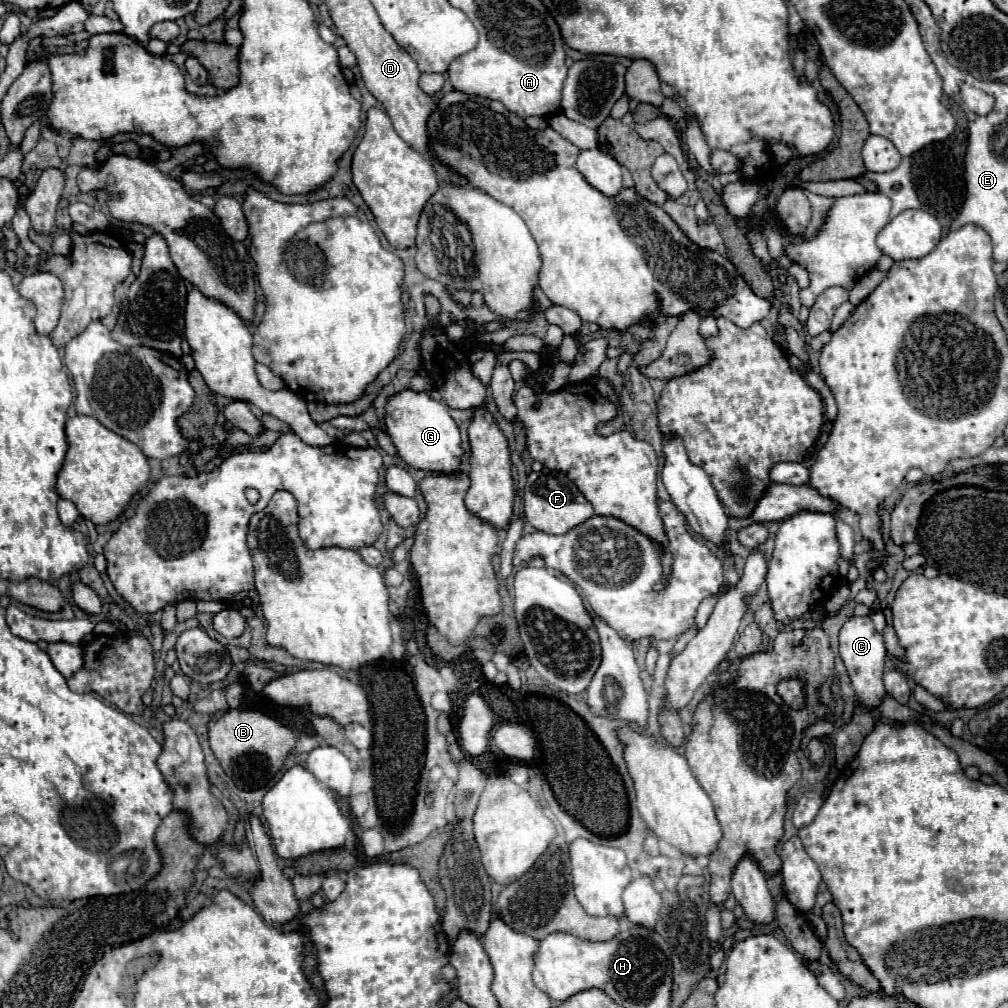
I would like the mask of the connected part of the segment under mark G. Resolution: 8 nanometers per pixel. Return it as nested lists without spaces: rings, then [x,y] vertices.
[[[411,389],[399,391],[387,399],[385,405],[385,431],[391,437],[399,457],[423,471],[433,473],[457,473],[461,471],[461,435],[451,419],[447,407],[427,393],[415,393]]]

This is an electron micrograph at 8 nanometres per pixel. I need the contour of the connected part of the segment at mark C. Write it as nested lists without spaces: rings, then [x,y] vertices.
[[[851,617],[845,621],[839,633],[839,653],[849,671],[857,699],[867,707],[879,705],[881,697],[885,695],[885,689],[883,689],[885,643],[883,643],[883,635],[873,627],[873,621],[869,617]]]

